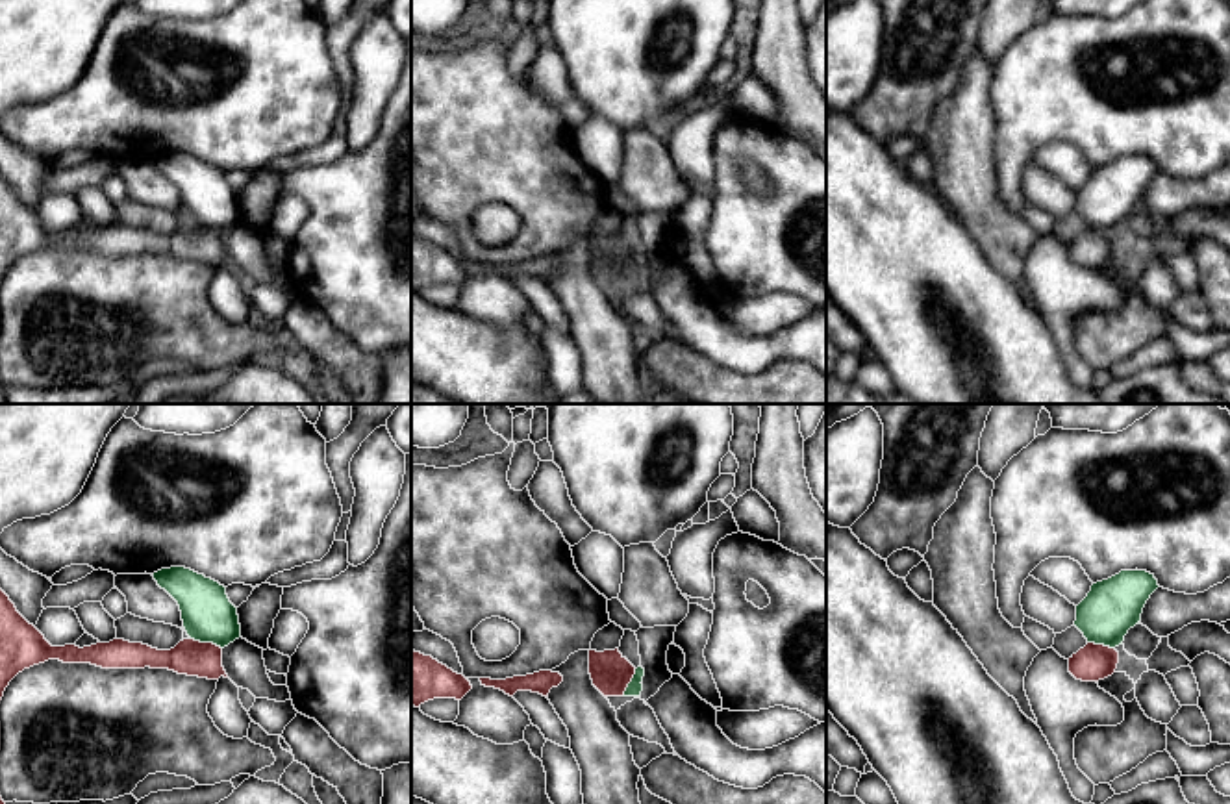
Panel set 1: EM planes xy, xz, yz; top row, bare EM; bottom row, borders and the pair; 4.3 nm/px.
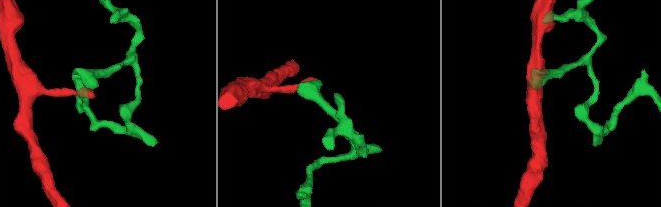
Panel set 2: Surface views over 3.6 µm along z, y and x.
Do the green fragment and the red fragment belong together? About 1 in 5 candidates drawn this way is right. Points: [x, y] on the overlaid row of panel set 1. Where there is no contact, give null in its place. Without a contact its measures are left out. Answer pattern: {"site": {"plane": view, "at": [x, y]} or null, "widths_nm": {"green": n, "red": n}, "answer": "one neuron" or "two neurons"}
{"site": {"plane": "xy", "at": [206, 641]}, "widths_nm": {"green": 220, "red": 160}, "answer": "two neurons"}

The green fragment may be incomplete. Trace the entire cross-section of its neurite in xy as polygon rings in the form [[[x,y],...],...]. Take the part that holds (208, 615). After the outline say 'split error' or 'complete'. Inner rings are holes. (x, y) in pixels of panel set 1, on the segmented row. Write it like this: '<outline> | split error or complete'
[[[185,567],[161,569],[152,576],[178,602],[191,639],[224,648],[241,637],[237,608],[224,585]]] | complete

